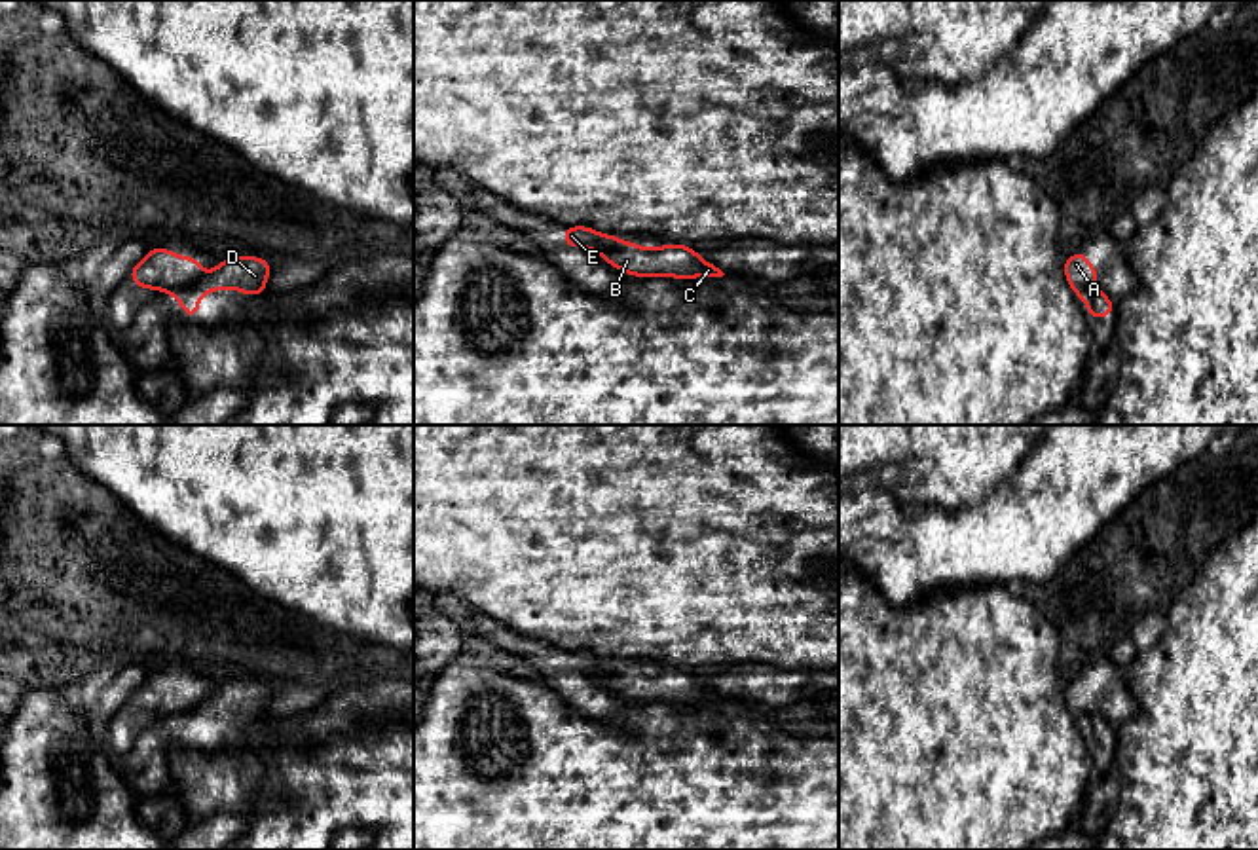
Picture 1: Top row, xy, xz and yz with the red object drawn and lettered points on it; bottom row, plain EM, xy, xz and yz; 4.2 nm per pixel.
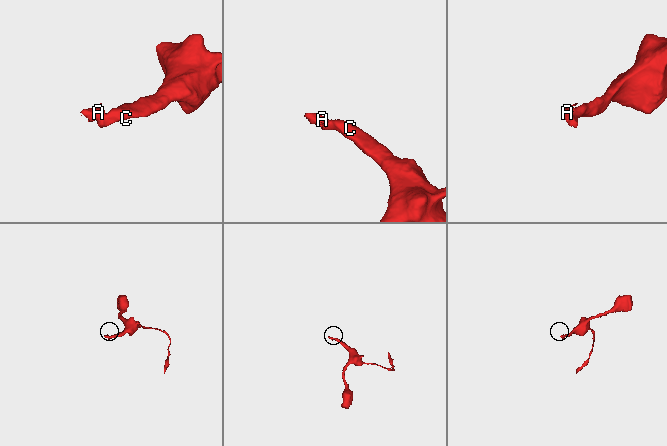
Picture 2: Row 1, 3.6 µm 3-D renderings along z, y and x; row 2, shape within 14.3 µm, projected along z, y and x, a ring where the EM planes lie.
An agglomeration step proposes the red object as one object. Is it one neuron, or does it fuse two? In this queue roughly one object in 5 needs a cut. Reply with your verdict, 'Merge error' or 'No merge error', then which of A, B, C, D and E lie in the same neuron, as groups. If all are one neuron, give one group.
Merge error. Groups: A E / B C D

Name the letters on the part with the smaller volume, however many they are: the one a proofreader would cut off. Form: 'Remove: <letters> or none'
Remove: A, E

